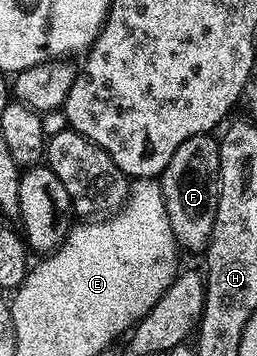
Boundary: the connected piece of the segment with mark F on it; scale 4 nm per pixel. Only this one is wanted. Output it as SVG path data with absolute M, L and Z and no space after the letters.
M210 133L188 137L188 141L172 153L172 161L168 161L163 169L160 176L162 192L168 209L168 221L179 248L186 250L187 247L190 251L202 253L210 243L216 221L219 173L218 139Z

